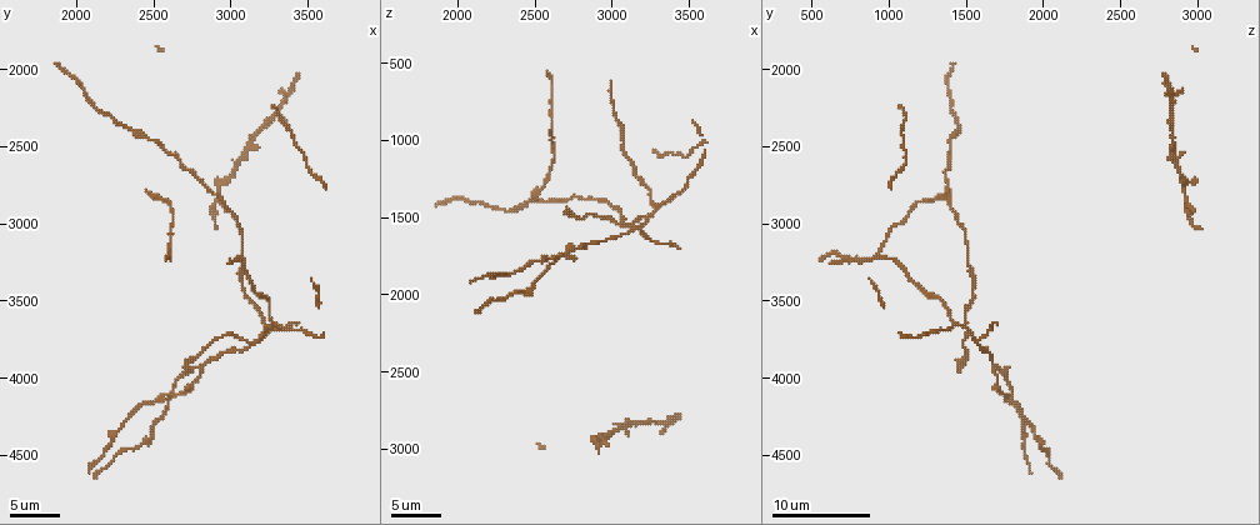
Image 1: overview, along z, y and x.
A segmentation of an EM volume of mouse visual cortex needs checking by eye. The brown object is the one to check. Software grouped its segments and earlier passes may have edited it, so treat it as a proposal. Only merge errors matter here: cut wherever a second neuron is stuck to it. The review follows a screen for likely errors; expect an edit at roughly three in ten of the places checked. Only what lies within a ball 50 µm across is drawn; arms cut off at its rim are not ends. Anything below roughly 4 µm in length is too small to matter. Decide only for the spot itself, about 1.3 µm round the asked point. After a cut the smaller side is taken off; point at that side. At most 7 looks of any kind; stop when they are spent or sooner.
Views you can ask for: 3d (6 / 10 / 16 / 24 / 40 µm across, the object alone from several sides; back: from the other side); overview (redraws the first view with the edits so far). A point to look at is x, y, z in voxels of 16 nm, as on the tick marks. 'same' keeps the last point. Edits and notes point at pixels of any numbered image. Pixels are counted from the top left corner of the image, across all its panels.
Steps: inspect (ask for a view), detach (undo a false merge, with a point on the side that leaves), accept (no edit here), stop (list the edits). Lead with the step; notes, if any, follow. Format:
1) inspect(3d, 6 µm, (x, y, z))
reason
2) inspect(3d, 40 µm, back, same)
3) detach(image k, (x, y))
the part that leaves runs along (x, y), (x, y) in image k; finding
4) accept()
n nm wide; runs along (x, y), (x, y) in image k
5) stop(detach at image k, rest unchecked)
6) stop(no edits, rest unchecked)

inspect(3d, 10 µm, (3120, 3760, 1560))
two arms at a narrow angle

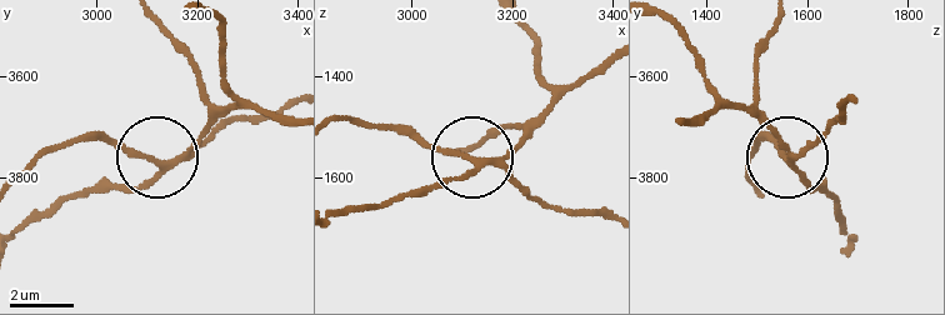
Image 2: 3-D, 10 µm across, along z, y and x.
inspect(3d, 10 µm, back, (3130, 3780, 1570))

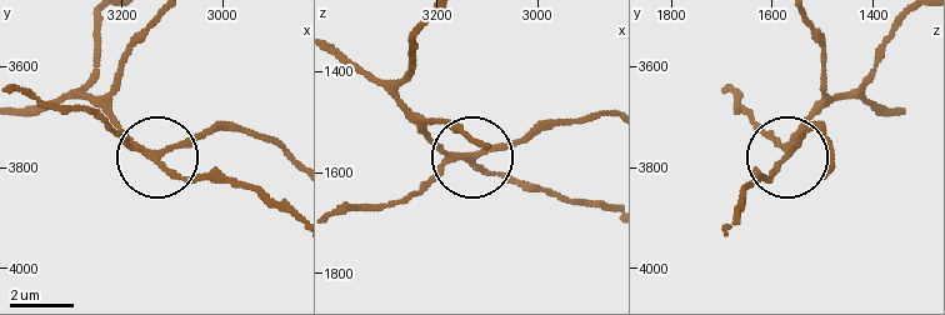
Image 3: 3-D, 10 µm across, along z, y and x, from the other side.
detach(image 3, (195, 138))
side arm 10 µm; 4 arms; a second neuron is stuck on

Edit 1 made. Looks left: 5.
inspect(overview)
redraw

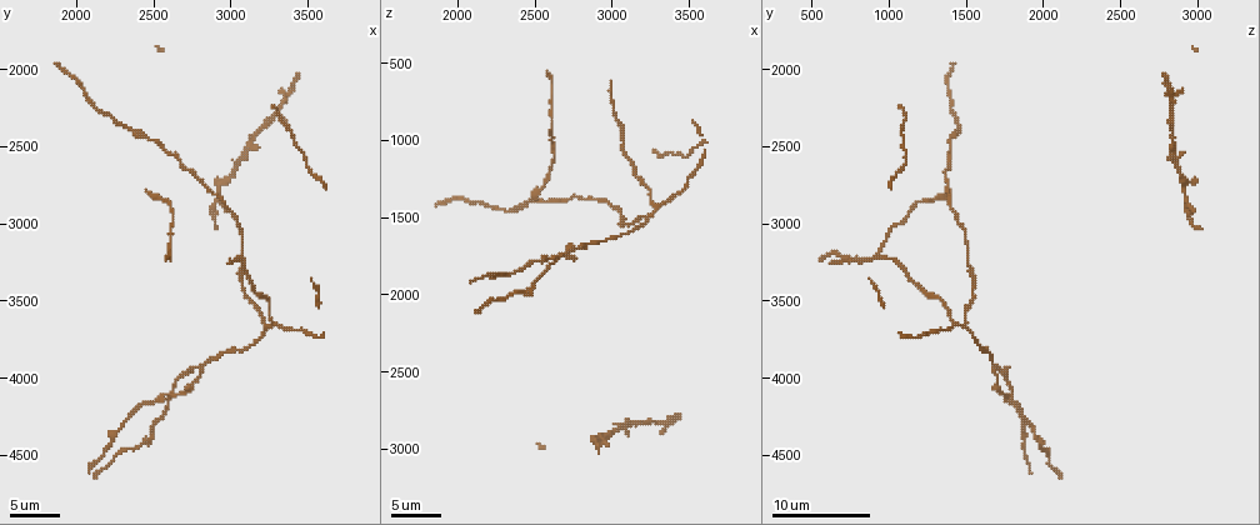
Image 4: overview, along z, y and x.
inspect(3d, 16 µm, (3060, 2560, 2840))
side arm on a straight run

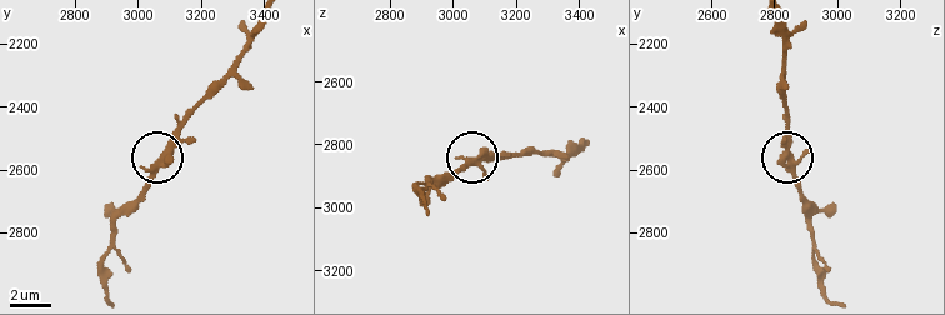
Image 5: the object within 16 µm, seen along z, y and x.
accept()
3 arms; all the same neuron

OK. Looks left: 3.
inspect(3d, 6 µm, (2320, 2380, 1460))

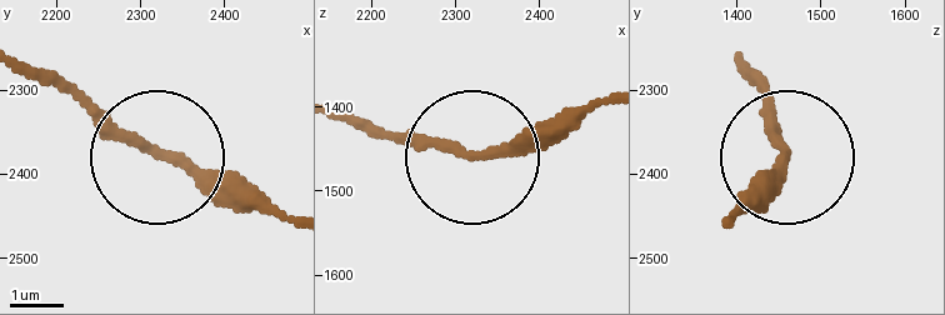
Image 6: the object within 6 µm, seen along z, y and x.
inspect(3d, 6 µm, back, (2325, 2375, 1455))

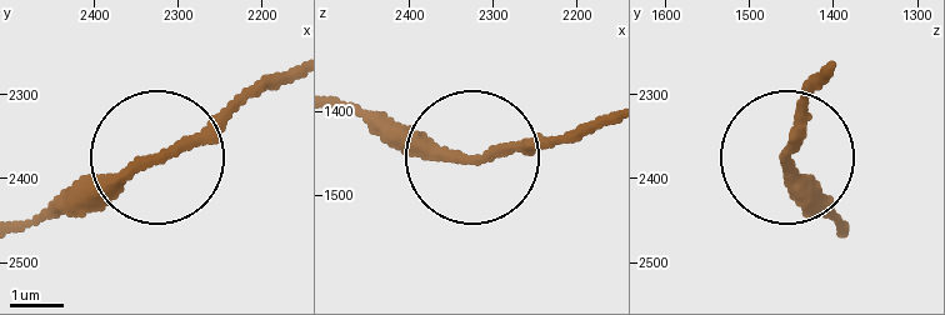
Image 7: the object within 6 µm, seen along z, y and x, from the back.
accept()
runs along (340, 109), (461, 163), (564, 136) in image 7; one neuron here

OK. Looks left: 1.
stop(detach at image 3, rest unchecked)

